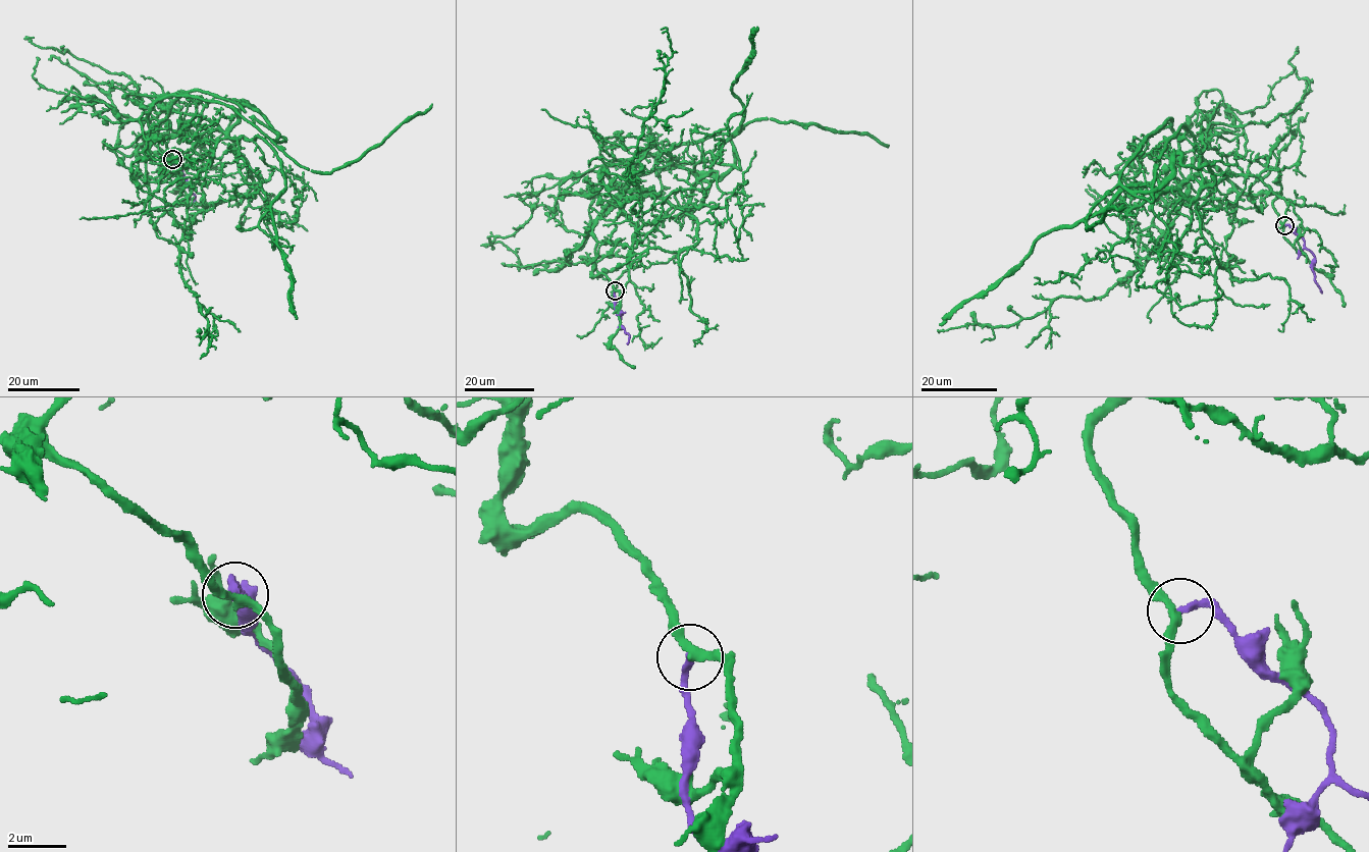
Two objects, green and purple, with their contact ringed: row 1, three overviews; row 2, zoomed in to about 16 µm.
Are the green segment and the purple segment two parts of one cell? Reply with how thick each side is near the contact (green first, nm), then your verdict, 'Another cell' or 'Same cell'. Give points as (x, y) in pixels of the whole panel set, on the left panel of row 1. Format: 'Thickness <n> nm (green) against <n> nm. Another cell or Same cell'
Thickness 280 nm (green) against 240 nm. Another cell

